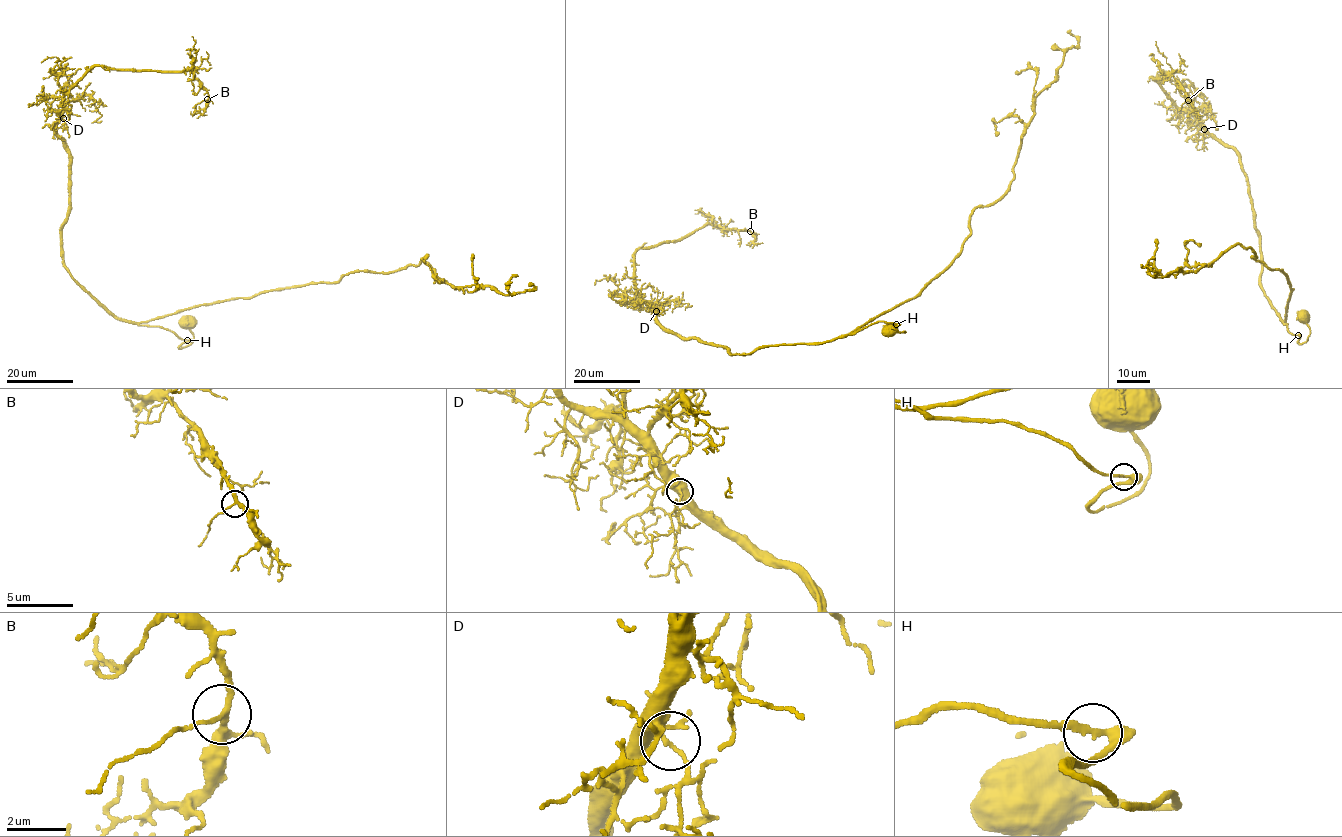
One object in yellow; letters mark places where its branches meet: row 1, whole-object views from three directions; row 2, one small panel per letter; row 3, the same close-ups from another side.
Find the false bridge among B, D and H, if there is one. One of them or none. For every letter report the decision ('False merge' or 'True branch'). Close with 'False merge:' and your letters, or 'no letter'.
B: True branch
D: True branch
H: True branch
False merge: no letter

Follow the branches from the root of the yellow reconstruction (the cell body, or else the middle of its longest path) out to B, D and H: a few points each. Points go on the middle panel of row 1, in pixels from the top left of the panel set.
B: (890, 330), (905, 332), (876, 321), (730, 355), (661, 325), (635, 289), (638, 249), (709, 224), (750, 231)
D: (890, 330), (905, 332), (876, 321), (822, 343), (730, 355), (669, 330), (656, 311)
H: (890, 330), (905, 332), (895, 330), (895, 324)

